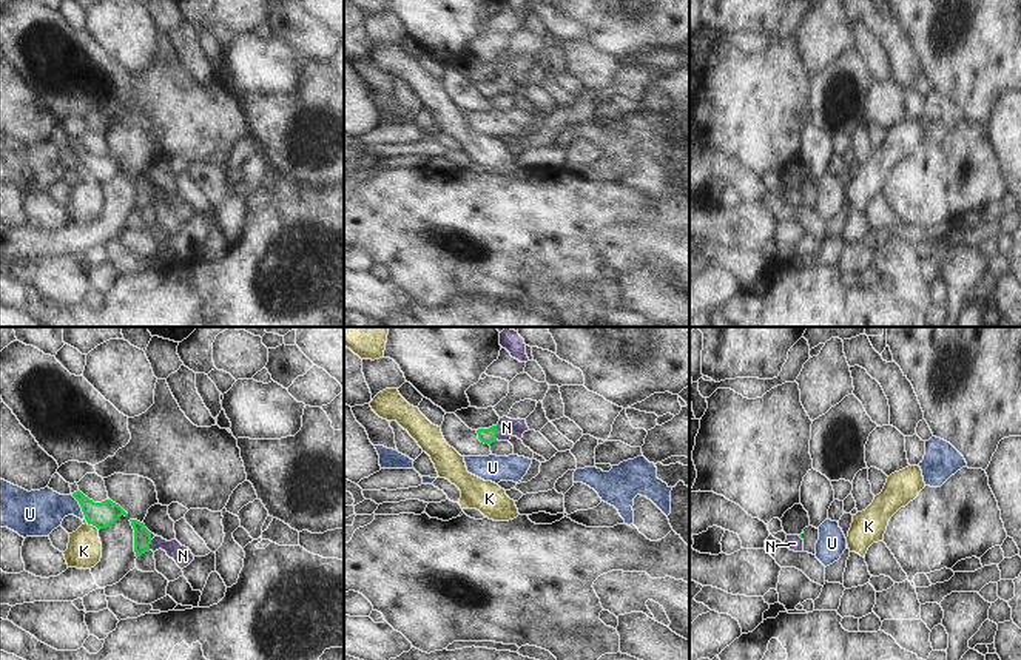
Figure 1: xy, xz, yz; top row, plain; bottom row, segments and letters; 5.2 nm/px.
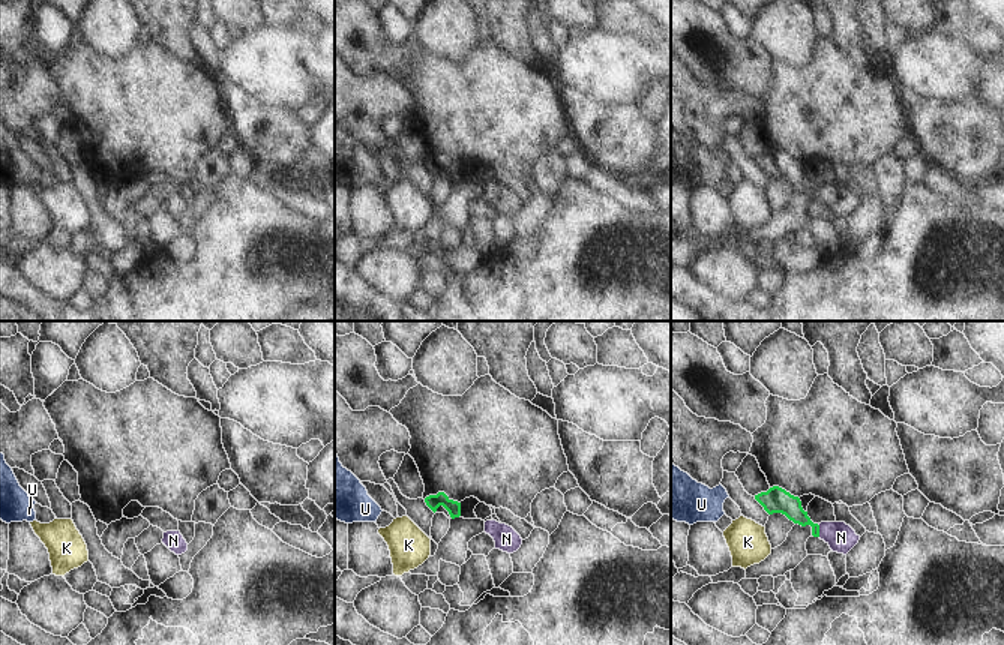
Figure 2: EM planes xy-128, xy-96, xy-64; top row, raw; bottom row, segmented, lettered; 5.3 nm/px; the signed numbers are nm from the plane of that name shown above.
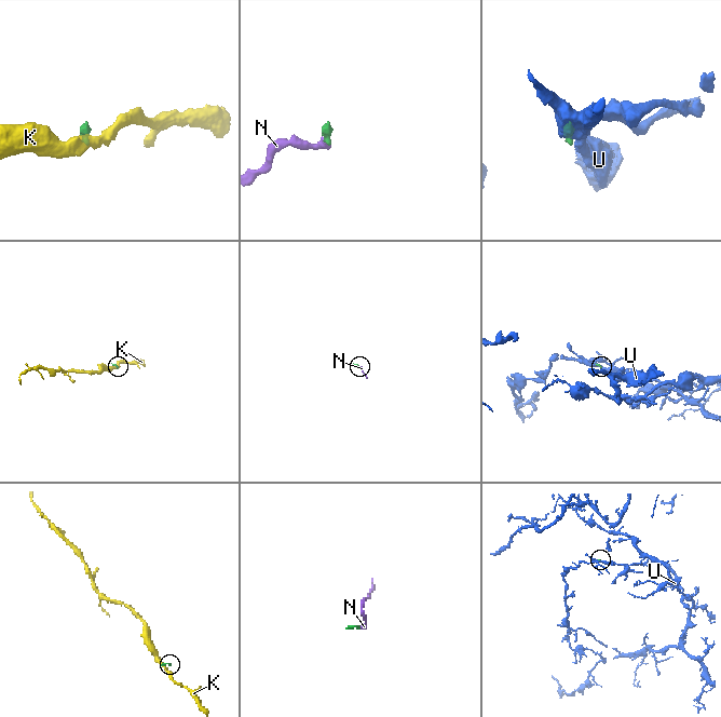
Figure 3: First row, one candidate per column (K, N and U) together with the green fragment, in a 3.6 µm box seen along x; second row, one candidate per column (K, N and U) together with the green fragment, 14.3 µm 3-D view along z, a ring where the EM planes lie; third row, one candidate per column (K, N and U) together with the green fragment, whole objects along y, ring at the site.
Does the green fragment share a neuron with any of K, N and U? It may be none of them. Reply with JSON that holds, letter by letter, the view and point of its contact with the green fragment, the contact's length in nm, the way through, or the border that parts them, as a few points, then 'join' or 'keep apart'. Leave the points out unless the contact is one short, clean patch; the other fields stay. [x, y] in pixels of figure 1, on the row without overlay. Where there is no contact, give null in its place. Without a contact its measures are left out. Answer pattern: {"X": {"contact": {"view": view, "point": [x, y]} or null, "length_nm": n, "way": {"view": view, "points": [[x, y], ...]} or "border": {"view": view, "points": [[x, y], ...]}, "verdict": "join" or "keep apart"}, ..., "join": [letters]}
{"K": {"contact": {"view": "xy", "point": [93, 179]}, "length_nm": 80, "border": {"view": "xy", "points": [[87, 176], [99, 184]]}, "verdict": "keep apart"}, "N": {"contact": {"view": "xz", "point": [495, 87]}, "length_nm": 70, "way": {"view": "xz", "points": [[485, 90], [495, 87], [506, 82]]}, "verdict": "join"}, "U": {"contact": {"view": "xy", "point": [80, 161]}, "length_nm": 150, "border": {"view": "xy", "points": [[71, 150], [85, 173]]}, "verdict": "keep apart"}, "join": ["N"]}

